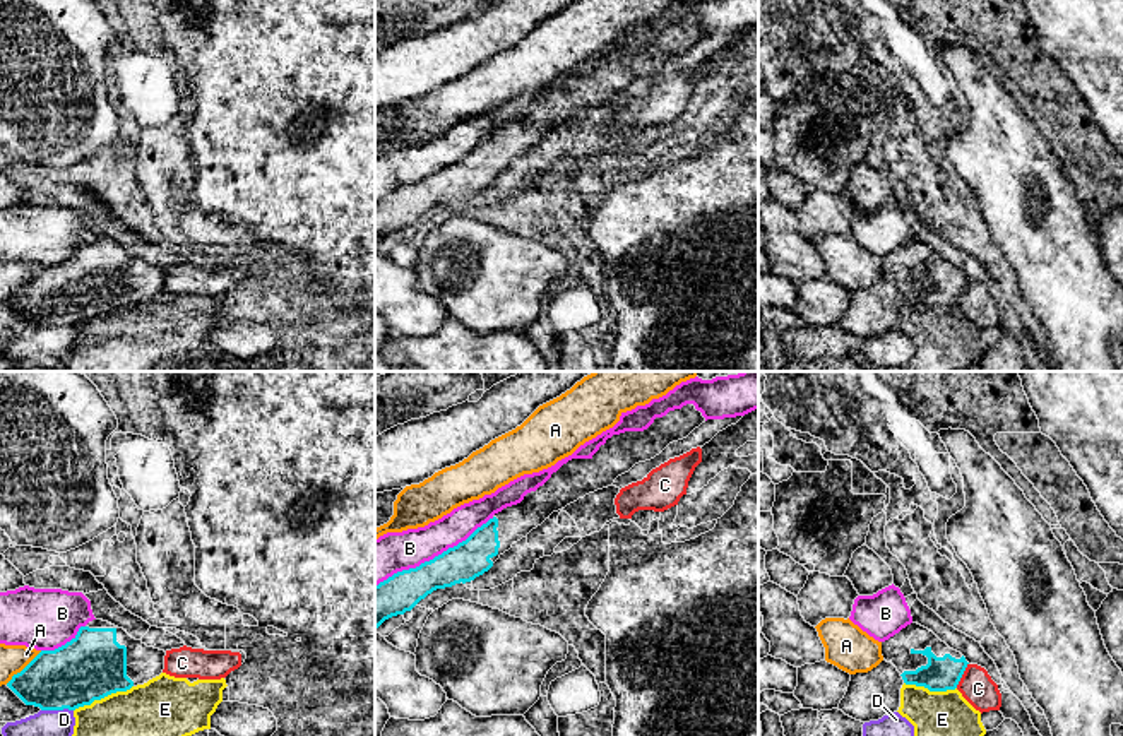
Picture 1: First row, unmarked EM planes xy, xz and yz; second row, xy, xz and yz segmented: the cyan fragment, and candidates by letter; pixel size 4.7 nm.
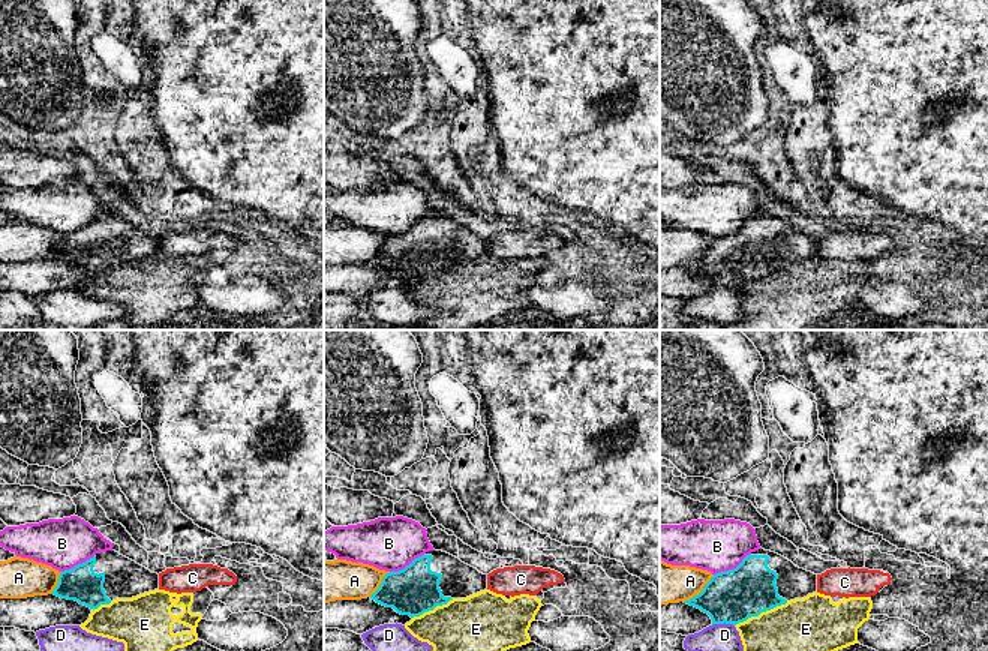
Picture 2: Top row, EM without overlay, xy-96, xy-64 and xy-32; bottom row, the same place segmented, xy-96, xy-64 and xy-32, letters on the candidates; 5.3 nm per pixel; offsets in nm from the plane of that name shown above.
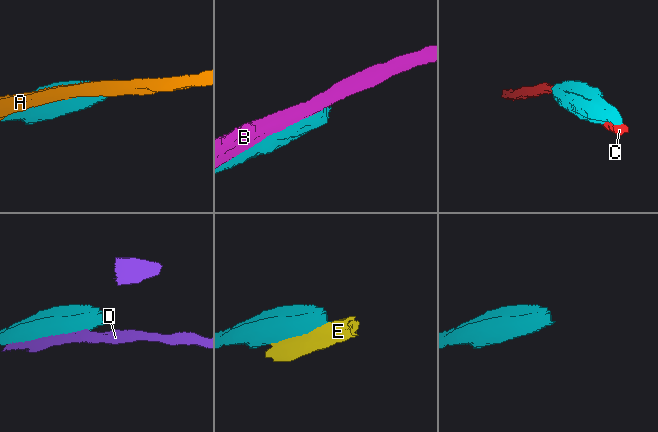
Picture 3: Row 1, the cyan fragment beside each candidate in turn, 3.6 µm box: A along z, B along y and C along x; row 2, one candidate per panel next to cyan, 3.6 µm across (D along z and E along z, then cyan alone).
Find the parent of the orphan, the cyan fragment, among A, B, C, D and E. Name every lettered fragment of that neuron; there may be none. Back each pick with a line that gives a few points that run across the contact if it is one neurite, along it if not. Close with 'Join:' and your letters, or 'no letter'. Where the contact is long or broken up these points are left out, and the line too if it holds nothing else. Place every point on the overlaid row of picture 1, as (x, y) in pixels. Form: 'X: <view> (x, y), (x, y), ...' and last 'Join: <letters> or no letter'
Join: no letter

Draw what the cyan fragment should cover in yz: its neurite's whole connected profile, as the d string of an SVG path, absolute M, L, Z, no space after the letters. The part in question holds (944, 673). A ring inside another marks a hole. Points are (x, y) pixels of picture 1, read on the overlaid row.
M918 623L882 642L882 656L897 668L906 685L930 691L955 690L969 664L960 652Z

